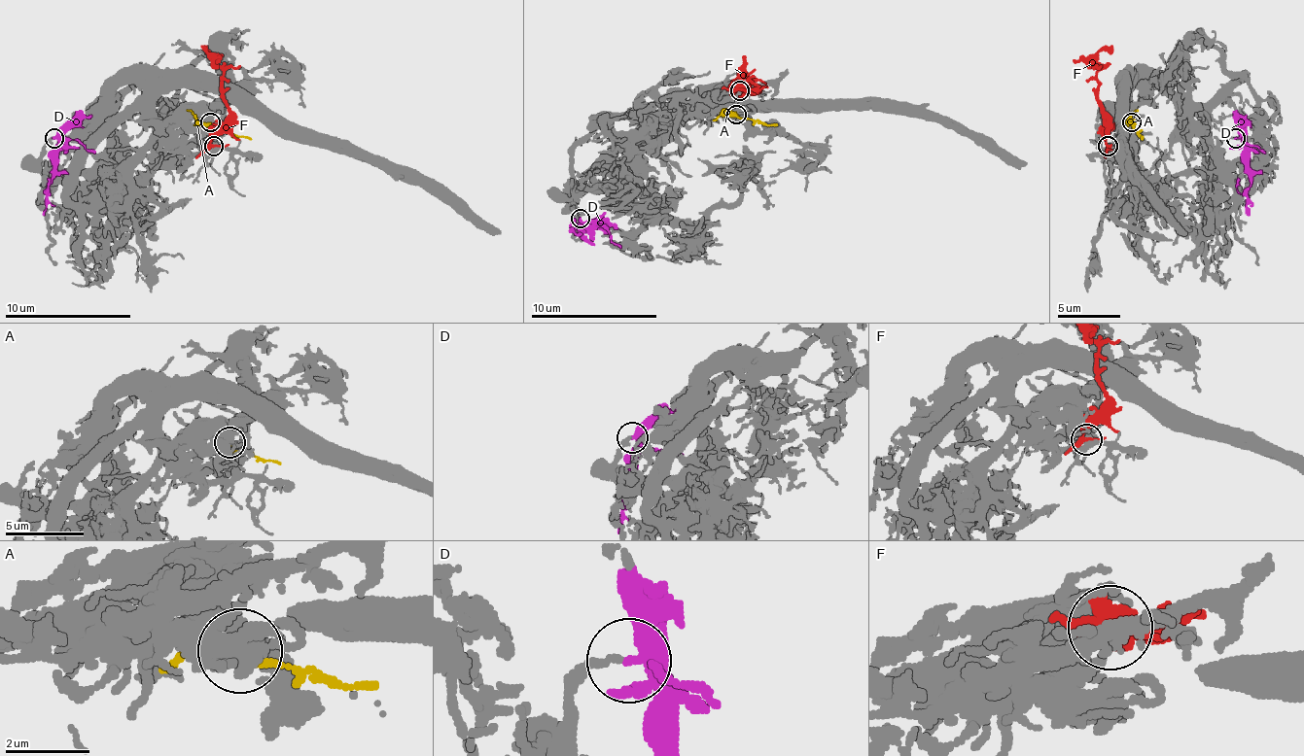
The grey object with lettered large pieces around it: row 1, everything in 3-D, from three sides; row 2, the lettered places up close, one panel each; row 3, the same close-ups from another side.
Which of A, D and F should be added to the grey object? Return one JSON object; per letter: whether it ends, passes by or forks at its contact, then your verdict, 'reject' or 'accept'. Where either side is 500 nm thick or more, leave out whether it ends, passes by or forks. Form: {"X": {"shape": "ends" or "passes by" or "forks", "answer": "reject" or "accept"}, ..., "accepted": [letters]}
{"A": {"shape": "passes by", "answer": "reject"}, "D": {"shape": "passes by", "answer": "accept"}, "F": {"shape": "passes by", "answer": "reject"}, "accepted": ["D"]}

